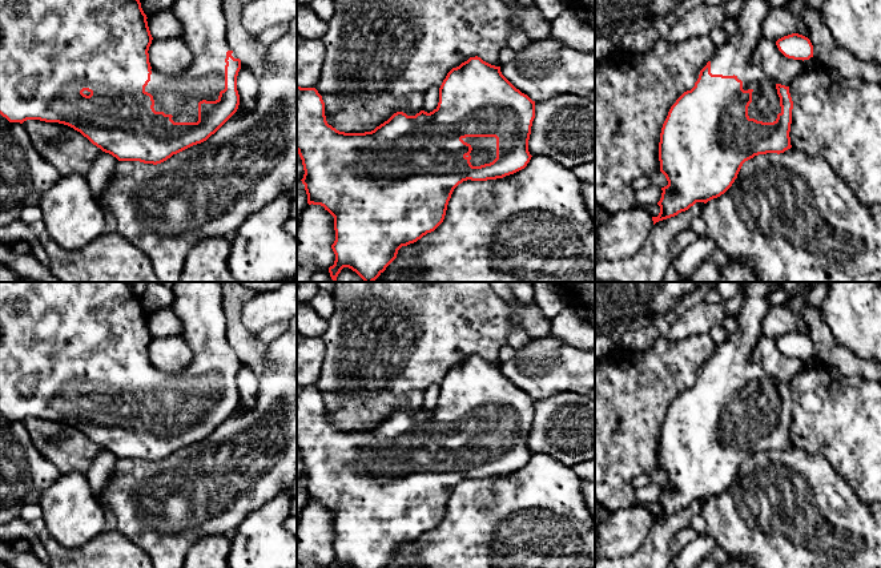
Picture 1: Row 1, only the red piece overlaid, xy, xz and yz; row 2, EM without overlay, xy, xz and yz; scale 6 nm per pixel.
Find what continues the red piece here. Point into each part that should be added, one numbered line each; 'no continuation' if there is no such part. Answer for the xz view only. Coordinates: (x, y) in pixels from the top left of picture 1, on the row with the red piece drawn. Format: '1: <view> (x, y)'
1: xz (483, 150)

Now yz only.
1: yz (733, 57)

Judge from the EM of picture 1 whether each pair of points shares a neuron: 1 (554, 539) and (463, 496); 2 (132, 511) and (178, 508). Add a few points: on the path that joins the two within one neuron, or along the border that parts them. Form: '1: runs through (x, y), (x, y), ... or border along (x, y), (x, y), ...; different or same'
1: runs through (531, 539), (506, 539), (486, 519); same
2: runs through (144, 511), (167, 508); same

